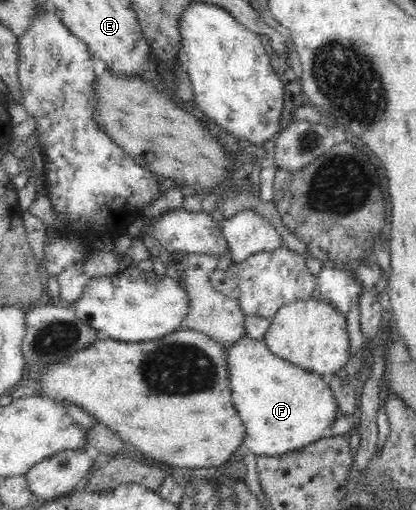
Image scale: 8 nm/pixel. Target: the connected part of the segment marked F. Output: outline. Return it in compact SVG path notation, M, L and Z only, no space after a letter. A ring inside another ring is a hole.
M245 336L225 346L232 404L245 424L246 449L257 457L281 456L329 437L335 419L343 414L325 377L276 356L263 339Z

